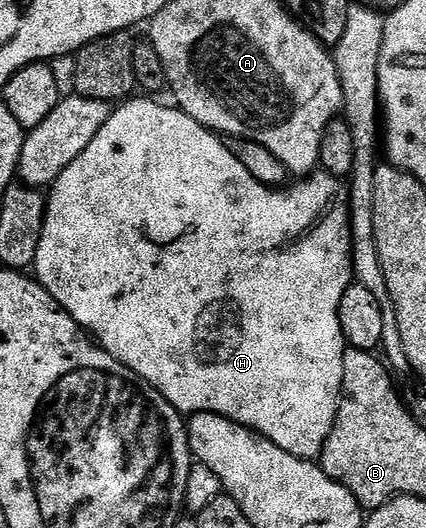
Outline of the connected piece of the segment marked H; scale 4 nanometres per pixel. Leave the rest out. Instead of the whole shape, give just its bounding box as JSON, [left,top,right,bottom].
[34,98,354,461]

